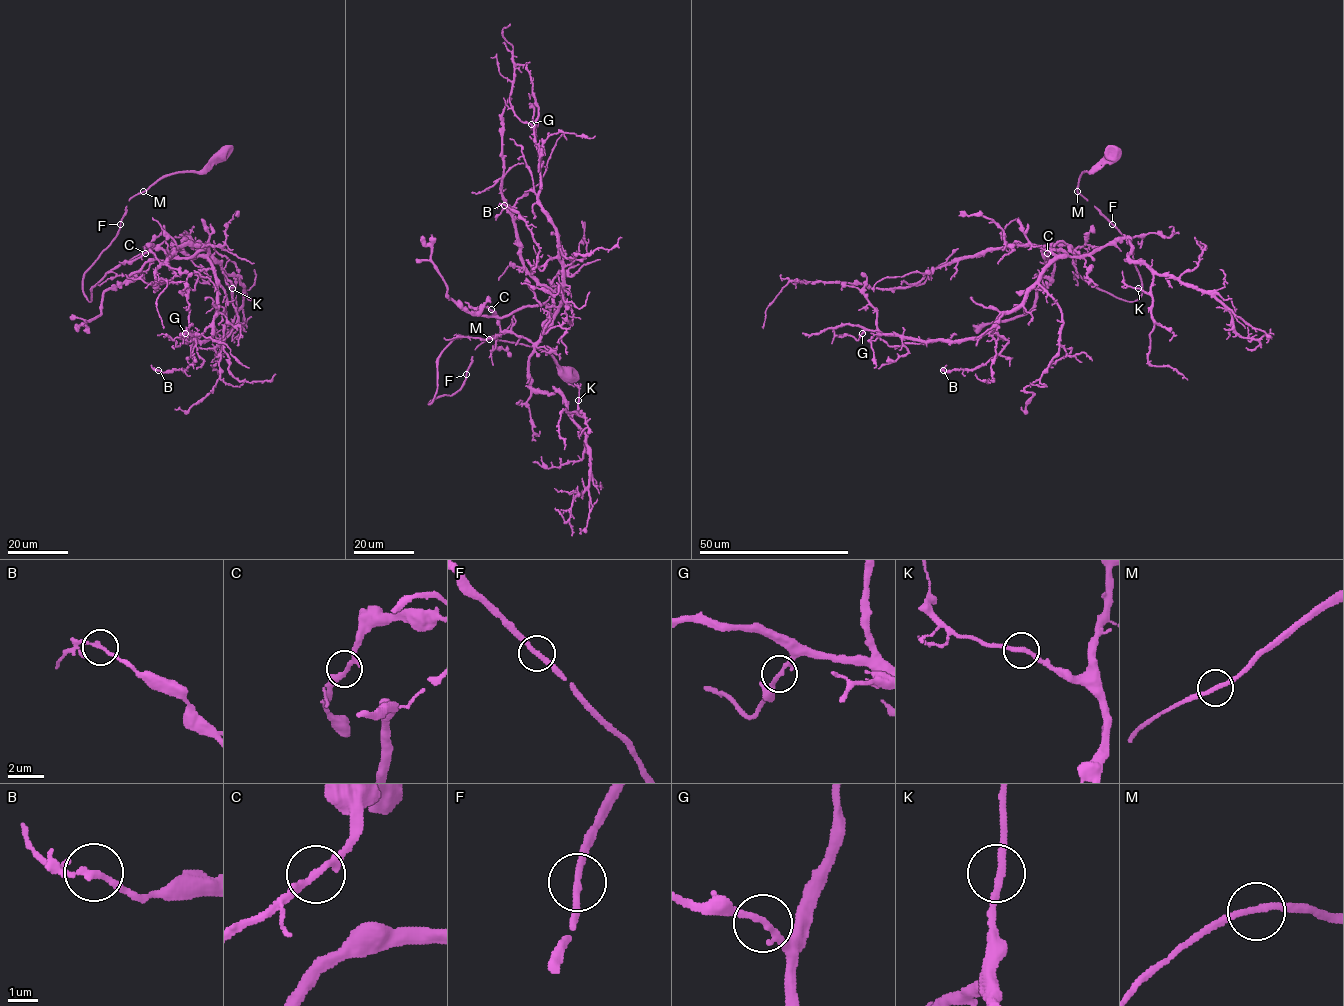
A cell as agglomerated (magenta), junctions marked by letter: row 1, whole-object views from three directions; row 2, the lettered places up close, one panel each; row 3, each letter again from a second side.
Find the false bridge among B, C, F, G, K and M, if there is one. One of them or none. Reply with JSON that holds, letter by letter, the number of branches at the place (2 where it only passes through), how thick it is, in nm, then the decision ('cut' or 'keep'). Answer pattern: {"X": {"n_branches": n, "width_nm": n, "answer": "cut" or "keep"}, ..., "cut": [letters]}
{"B": {"n_branches": 2, "width_nm": 180, "answer": "keep"}, "C": {"n_branches": 2, "width_nm": 240, "answer": "keep"}, "F": {"n_branches": 2, "width_nm": 220, "answer": "keep"}, "G": {"n_branches": 2, "width_nm": 220, "answer": "keep"}, "K": {"n_branches": 2, "width_nm": 240, "answer": "keep"}, "M": {"n_branches": 2, "width_nm": 220, "answer": "keep"}, "cut": []}

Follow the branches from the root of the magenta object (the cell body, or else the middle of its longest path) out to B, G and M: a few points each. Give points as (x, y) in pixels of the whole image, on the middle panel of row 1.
B: (566, 374), (488, 339), (429, 404), (453, 339), (536, 342), (561, 302), (562, 264), (538, 268), (504, 205)
G: (566, 374), (547, 351), (488, 339), (463, 385), (429, 404), (453, 339), (536, 342), (561, 302), (531, 124)
M: (566, 374), (547, 351), (489, 339)

